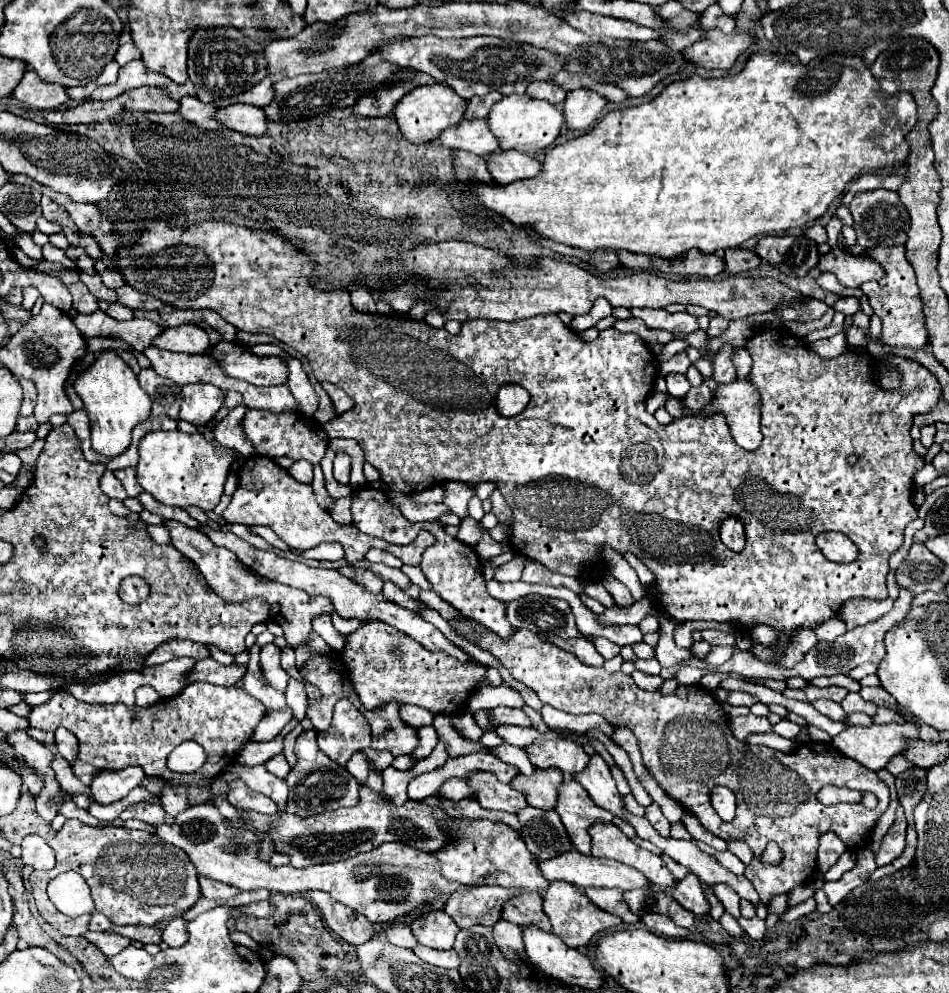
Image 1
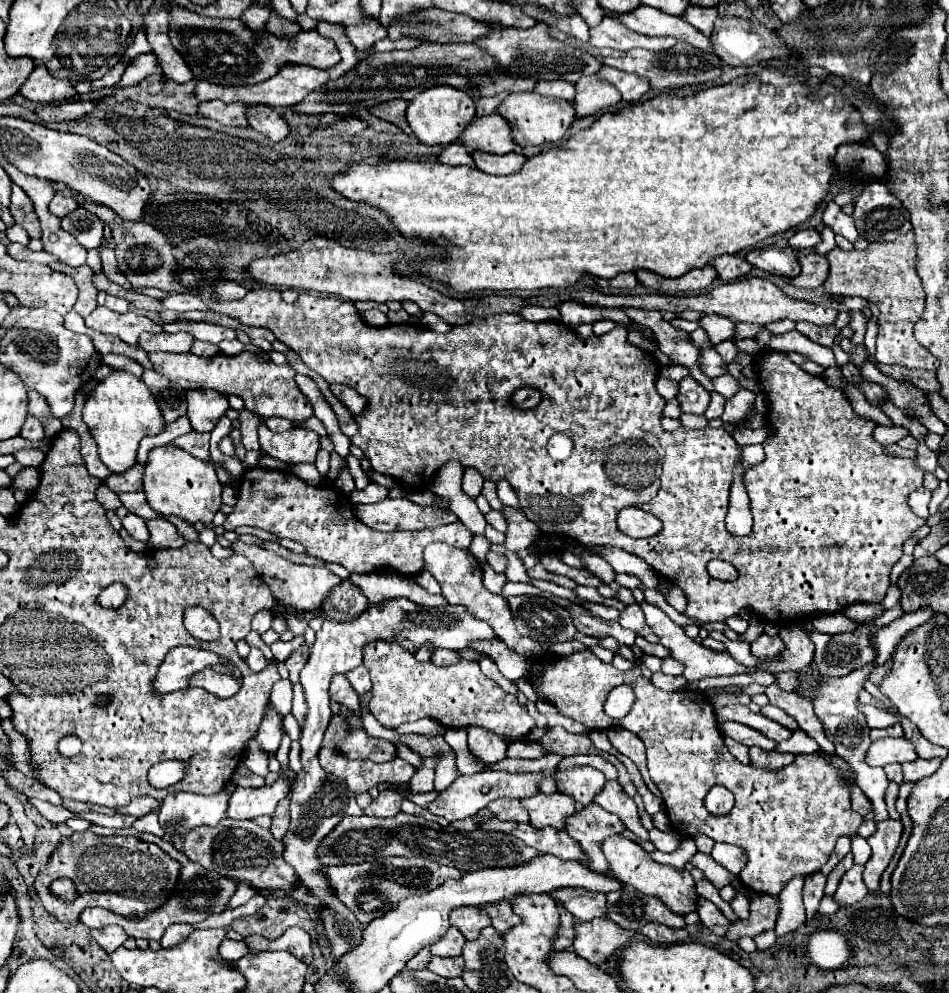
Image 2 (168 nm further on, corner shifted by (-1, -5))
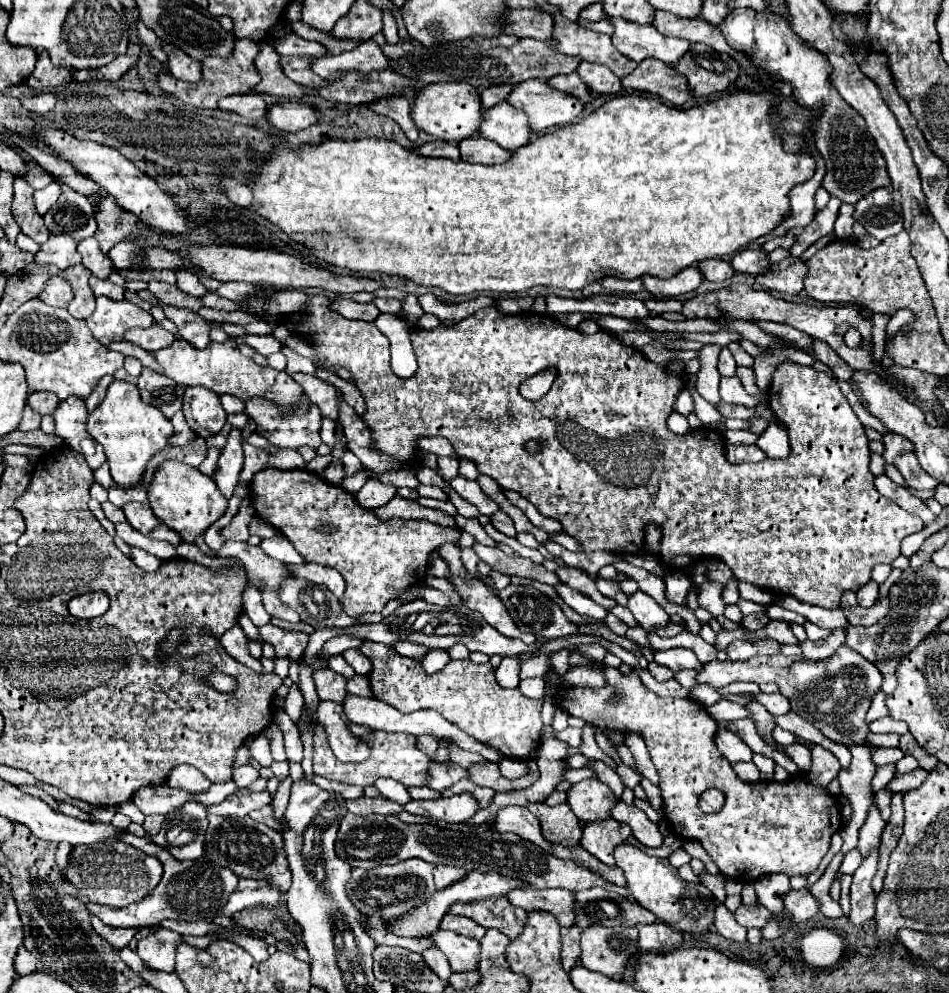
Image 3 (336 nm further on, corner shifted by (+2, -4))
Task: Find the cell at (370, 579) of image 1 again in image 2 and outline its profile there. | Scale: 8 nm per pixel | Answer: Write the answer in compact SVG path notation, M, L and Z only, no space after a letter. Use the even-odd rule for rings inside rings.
M341 581L337 587L333 587L333 591L329 591L329 599L321 603L319 617L345 623L349 619L357 619L367 605L367 597L355 585L351 585L351 581Z

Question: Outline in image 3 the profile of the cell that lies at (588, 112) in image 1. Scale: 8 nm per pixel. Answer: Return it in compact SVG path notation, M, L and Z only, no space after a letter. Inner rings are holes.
M580 62L576 72L582 78L582 82L588 86L590 94L594 94L594 96L610 96L610 94L618 94L622 90L620 78L614 76L610 70L606 70L606 66L602 66L602 64Z

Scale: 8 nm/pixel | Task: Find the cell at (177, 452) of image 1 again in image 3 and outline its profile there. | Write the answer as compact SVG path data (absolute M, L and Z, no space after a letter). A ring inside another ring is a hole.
M166 460L156 468L148 488L148 502L156 518L178 532L184 542L194 542L196 536L204 534L204 530L226 512L228 504L228 500L220 494L216 482L210 476L202 474L194 466L176 460Z

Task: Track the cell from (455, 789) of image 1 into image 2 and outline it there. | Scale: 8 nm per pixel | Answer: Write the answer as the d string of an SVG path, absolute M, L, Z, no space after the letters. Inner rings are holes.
M483 771L477 775L469 775L469 777L459 777L451 787L447 787L443 793L437 795L437 799L433 803L427 805L427 809L433 815L439 815L447 821L455 821L455 819L467 819L473 817L479 809L487 807L491 801L499 799L499 797L509 797L509 799L527 799L529 795L537 795L539 793L539 783L545 777L551 777L551 771L543 771L543 773L509 773L509 771Z

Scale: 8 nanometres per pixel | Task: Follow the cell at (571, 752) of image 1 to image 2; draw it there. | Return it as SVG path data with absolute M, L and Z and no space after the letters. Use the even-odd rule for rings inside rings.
M575 767L575 769L557 769L555 771L557 789L575 799L577 807L587 807L595 801L595 795L605 785L605 775L593 767Z

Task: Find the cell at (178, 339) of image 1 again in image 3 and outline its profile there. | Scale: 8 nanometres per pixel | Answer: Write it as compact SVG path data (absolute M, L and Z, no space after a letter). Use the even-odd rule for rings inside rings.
M154 324L154 326L146 328L146 330L144 328L128 330L126 332L126 340L136 344L136 346L140 346L140 348L144 348L144 350L148 350L148 352L156 352L160 348L172 346L174 340L176 340L176 334L172 334L172 332L164 330L162 326Z

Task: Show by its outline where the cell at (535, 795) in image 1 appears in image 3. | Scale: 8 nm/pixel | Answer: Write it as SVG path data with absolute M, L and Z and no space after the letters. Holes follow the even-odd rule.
M530 804L528 810L540 820L542 836L548 842L562 842L568 846L580 842L582 826L568 804L558 804L558 806Z

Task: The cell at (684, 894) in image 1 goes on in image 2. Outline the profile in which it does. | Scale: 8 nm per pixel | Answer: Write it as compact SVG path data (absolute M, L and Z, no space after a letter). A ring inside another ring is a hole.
M707 899L697 901L697 913L701 917L701 923L711 929L715 935L725 935L727 929L731 927L731 921Z

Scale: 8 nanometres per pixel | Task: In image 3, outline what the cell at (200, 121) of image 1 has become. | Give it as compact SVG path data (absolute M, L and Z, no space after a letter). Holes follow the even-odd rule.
M236 94L236 96L226 96L218 102L218 108L220 110L226 110L226 112L234 112L234 114L240 114L244 118L250 118L250 120L260 120L264 118L266 114L266 102L260 94Z

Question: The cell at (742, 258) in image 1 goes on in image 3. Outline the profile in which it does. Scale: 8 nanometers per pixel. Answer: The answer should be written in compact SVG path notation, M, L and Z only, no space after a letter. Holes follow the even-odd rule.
M722 258L704 260L698 264L698 268L702 270L704 278L710 282L724 282L724 280L736 276L736 270L732 268L732 264L728 260L722 260Z

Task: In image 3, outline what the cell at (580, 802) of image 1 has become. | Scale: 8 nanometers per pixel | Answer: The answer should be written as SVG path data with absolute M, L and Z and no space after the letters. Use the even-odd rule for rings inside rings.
M602 818L602 820L594 820L594 822L584 822L580 844L600 862L614 866L612 852L618 844L626 842L626 838L630 834L632 834L632 830L624 822L618 822L614 818Z

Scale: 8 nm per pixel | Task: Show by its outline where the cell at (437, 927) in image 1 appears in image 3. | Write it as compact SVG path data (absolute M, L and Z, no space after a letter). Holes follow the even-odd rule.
M438 930L432 936L432 940L434 940L436 948L444 952L444 956L448 958L454 972L476 970L476 966L478 966L478 950L480 950L478 940L464 938L460 934L450 932L450 930Z

